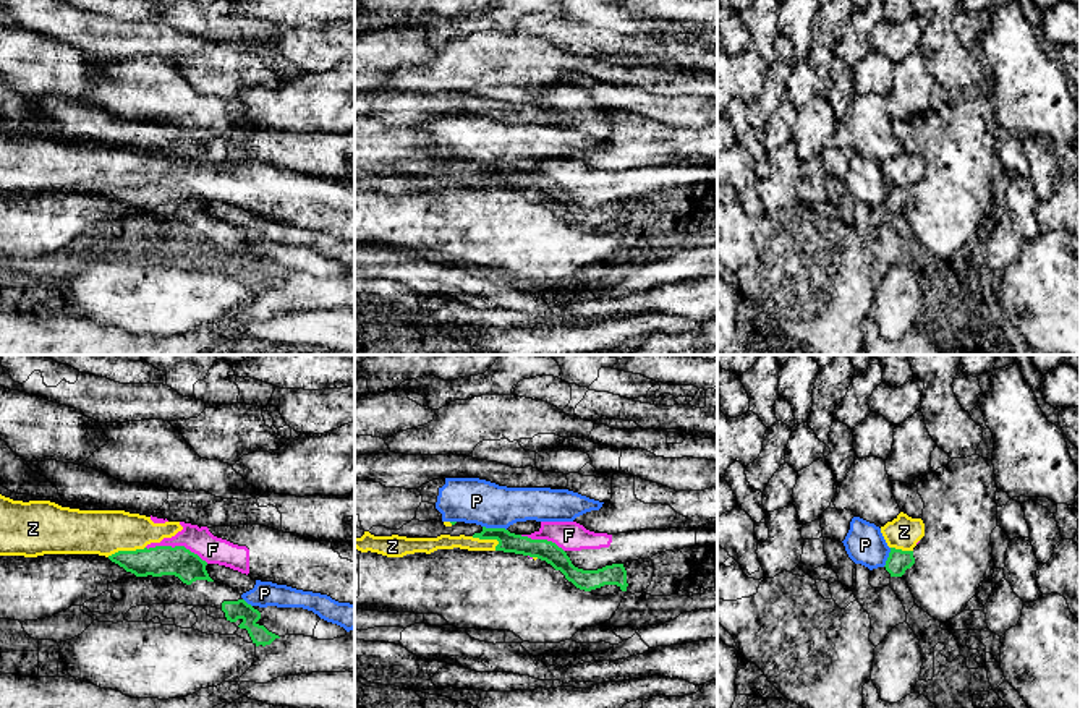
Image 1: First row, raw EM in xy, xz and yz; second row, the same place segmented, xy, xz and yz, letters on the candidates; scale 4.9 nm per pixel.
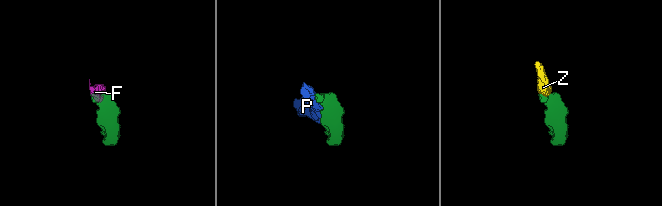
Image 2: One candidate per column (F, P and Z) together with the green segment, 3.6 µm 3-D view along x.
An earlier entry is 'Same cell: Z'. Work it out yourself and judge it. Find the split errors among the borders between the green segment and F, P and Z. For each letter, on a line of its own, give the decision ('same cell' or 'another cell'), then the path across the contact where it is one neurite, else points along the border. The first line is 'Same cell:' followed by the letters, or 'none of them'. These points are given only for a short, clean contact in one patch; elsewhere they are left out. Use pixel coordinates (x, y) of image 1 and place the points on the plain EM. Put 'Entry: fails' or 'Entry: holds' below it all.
Same cell: none of them
F: another cell
P: another cell
Z: another cell; border xy (144, 183), (120, 187), (107, 193)
Entry: fails

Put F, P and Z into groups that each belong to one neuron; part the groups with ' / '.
F Z / P

